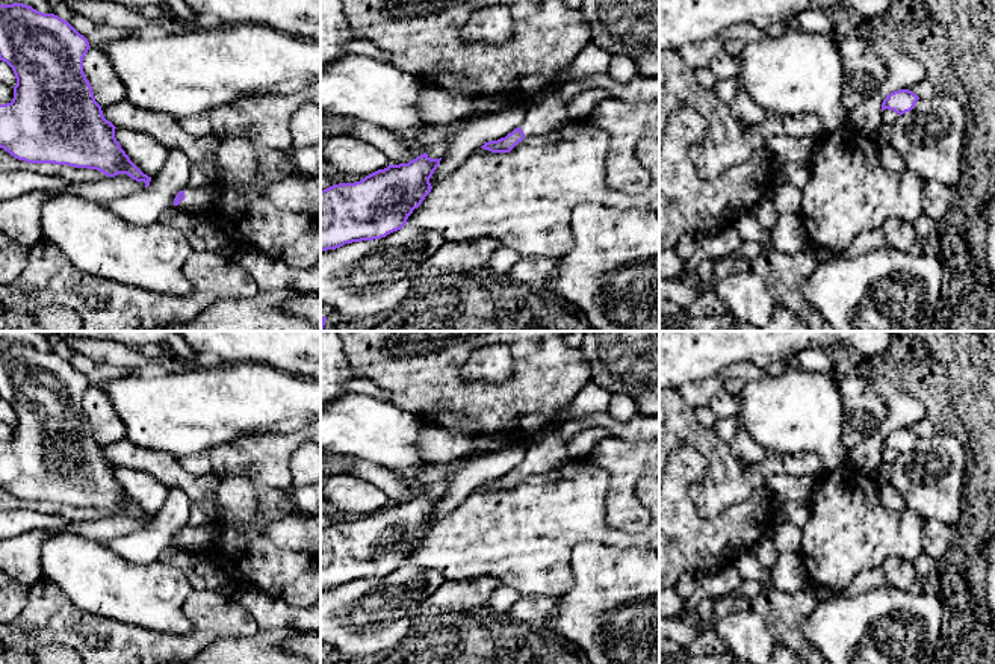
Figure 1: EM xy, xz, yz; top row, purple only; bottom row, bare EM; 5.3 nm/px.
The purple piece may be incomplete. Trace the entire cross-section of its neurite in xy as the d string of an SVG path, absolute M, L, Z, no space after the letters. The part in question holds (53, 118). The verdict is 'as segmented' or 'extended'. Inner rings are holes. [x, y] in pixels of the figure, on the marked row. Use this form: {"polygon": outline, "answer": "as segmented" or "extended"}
{"polygon": "M23 3L0 5L0 61L12 68L17 79L12 101L0 104L0 148L27 163L89 168L107 177L127 174L136 182L144 182L148 188L151 177L144 174L121 148L115 138L116 127L104 118L83 73L83 57L89 47L83 35L54 14L42 14Z", "answer": "as segmented"}

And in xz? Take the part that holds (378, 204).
{"polygon": "M423 153L360 182L321 191L321 253L401 230L431 192L429 178L440 160Z", "answer": "as segmented"}

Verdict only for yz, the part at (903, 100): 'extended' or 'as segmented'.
as segmented

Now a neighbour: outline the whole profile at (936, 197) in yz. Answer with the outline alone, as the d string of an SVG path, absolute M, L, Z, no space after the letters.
M938 182L924 183L924 213L938 224L950 209L951 189Z

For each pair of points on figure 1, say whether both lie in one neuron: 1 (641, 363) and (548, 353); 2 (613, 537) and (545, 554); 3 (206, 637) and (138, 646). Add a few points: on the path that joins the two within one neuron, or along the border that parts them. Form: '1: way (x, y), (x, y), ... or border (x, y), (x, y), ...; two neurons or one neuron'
1: border (578, 348), (588, 363), (592, 380); two neurons
2: way (596, 533), (566, 533), (561, 537); one neuron
3: way (189, 646), (154, 646); one neuron

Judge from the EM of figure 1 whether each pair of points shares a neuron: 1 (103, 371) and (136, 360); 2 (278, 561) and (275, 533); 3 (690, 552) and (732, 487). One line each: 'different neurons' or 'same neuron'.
1: different neurons
2: different neurons
3: different neurons

